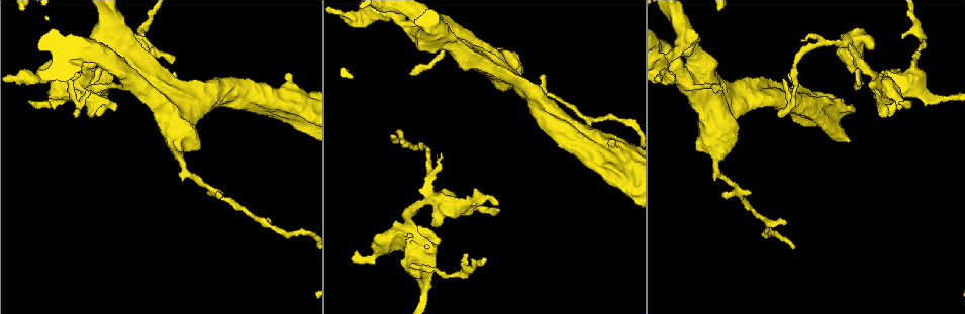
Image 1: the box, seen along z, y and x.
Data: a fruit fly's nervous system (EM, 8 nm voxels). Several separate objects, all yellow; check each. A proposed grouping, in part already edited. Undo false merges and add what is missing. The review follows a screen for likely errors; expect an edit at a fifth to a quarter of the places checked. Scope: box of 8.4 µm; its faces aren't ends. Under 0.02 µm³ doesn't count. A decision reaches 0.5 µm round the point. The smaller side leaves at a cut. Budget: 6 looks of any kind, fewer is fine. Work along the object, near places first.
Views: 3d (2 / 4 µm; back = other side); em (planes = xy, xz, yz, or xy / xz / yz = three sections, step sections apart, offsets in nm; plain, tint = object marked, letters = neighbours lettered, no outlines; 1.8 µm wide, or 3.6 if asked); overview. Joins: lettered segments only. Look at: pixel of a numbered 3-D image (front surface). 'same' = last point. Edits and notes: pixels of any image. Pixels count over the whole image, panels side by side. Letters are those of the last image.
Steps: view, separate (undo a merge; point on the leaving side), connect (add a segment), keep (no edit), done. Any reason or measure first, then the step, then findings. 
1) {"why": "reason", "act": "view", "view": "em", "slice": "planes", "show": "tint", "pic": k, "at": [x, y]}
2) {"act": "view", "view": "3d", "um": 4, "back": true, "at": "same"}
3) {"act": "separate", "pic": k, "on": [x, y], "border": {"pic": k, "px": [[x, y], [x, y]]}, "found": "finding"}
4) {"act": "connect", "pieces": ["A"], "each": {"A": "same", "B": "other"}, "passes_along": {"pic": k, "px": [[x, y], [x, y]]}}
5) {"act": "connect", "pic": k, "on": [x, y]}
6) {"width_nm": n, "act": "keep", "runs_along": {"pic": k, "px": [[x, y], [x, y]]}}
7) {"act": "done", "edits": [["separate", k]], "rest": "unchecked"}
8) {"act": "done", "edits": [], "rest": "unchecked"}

{"why": "arms run side by side", "act": "view", "view": "em", "um": 3.6, "slice": "planes", "show": "letters", "pic": 1, "at": [279, 103]}

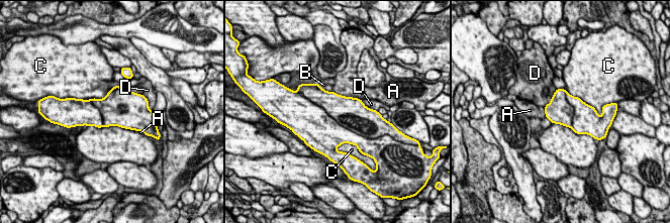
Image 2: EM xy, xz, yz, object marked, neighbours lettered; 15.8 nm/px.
{"width_nm": 500, "act": "separate", "pic": 2, "on": [348, 112], "each": {"A": "other", "B": "other", "C": "other", "D": "other"}, "border": {"pic": 2, "px": [[306, 98], [339, 123], [364, 136]]}, "found": "two neurons meet here"}

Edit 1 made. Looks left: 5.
{"why": "free end", "act": "view", "view": "em", "slice": "planes", "show": "plain", "pic": 1, "at": [801, 39]}

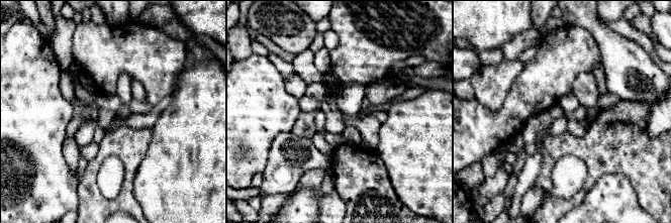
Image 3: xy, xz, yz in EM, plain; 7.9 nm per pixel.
{"why": "with the object marked", "act": "view", "view": "em", "slice": "planes", "show": "tint", "at": "same"}

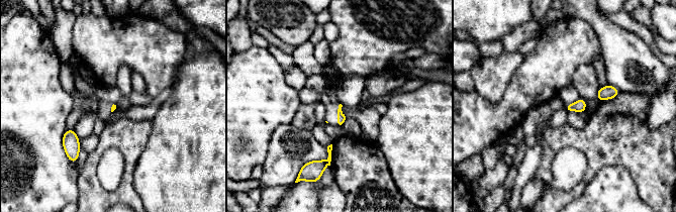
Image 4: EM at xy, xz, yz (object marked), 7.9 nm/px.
{"act": "view", "view": "em", "slice": "planes", "show": "letters", "at": "same"}

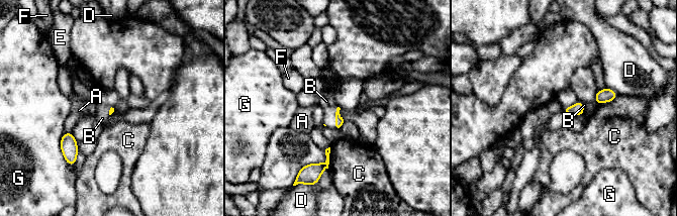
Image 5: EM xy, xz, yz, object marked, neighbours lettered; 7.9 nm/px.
{"act": "connect", "pieces": ["B"], "each": {"A": "other", "B": "same", "C": "other", "D": "other", "E": "other", "F": "other", "G": "other"}, "passes_along": {"pic": 5, "px": [[339, 119], [335, 118], [326, 101]]}, "found": "the neuron continues"}

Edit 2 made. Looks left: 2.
{"act": "done", "edits": [["separate", 2], ["connect", 5]], "rest": "unchecked"}

